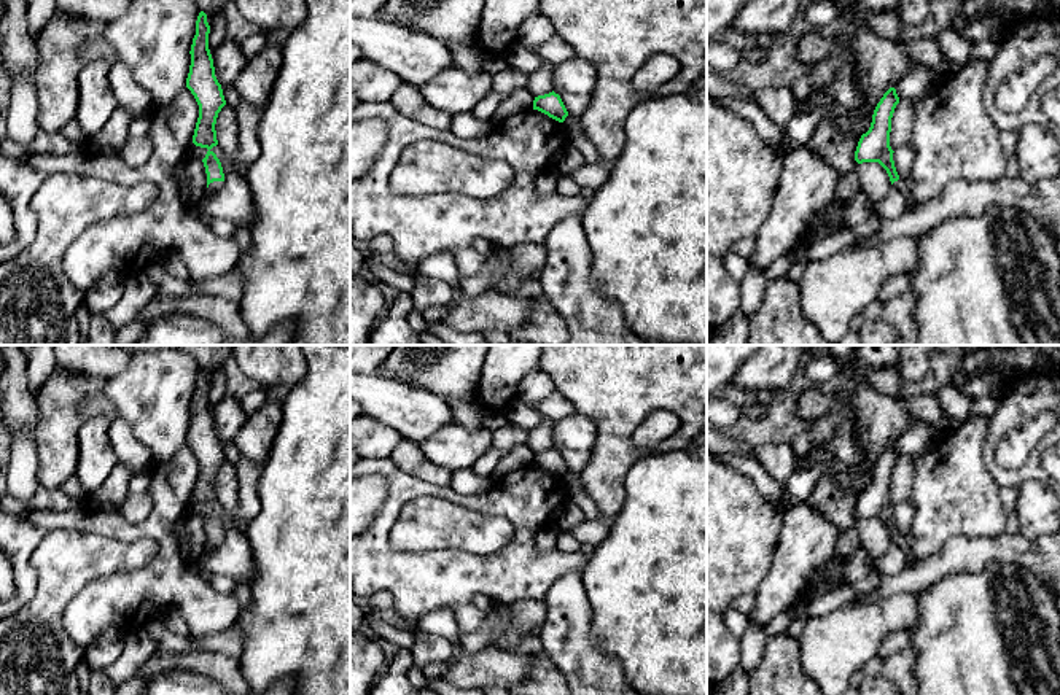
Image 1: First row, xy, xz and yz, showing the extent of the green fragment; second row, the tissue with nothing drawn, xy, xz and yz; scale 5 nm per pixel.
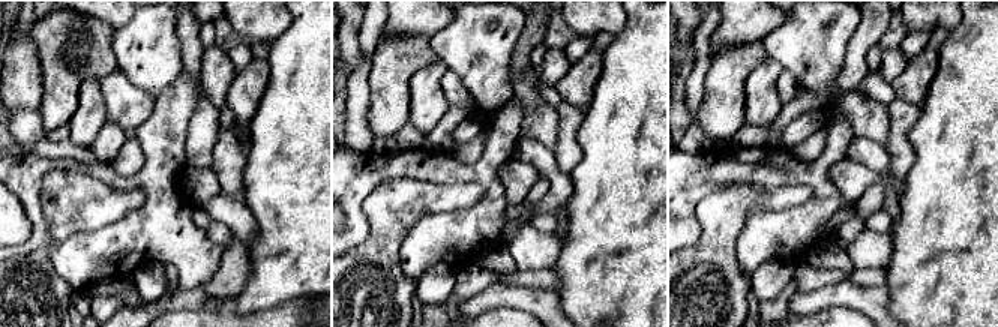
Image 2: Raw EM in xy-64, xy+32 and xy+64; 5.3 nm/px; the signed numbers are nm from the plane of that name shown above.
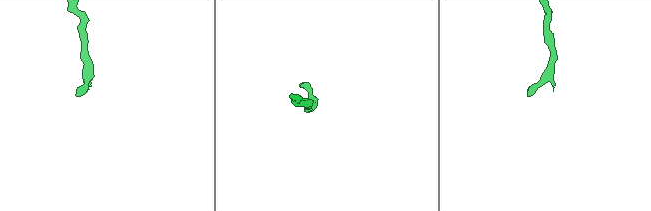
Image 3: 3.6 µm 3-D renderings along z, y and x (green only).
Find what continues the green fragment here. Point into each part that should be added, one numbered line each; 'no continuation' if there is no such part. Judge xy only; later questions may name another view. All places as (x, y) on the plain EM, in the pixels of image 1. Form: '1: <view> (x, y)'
1: xy (215, 543)

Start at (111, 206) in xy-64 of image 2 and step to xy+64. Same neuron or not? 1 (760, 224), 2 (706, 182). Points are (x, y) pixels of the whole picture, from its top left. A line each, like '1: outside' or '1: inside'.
1: outside
2: outside

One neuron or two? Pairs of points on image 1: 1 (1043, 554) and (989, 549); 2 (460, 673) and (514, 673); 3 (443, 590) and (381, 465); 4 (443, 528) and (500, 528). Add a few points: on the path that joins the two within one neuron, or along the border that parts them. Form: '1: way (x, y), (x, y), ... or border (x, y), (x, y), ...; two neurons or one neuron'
1: way (1030, 554), (1017, 549), (1001, 549); one neuron
2: way (473, 673), (502, 673); one neuron
3: way (406, 573), (382, 549), (382, 524), (395, 501); one neuron
4: way (457, 528), (486, 530); one neuron

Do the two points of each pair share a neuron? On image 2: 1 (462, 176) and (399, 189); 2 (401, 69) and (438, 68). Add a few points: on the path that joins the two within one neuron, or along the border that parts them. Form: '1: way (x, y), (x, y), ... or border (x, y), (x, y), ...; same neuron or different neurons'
1: border (398, 176), (437, 183), (468, 182); different neurons
2: border (440, 60), (422, 66), (413, 75), (408, 102); different neurons

